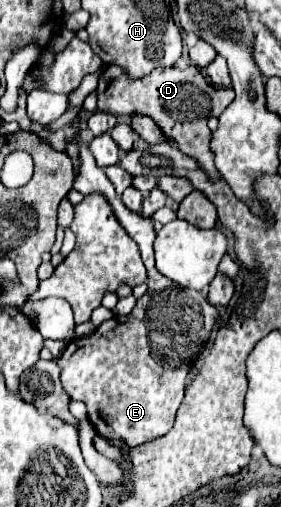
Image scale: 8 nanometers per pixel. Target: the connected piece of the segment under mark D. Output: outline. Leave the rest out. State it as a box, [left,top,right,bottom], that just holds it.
[96,65,234,183]

